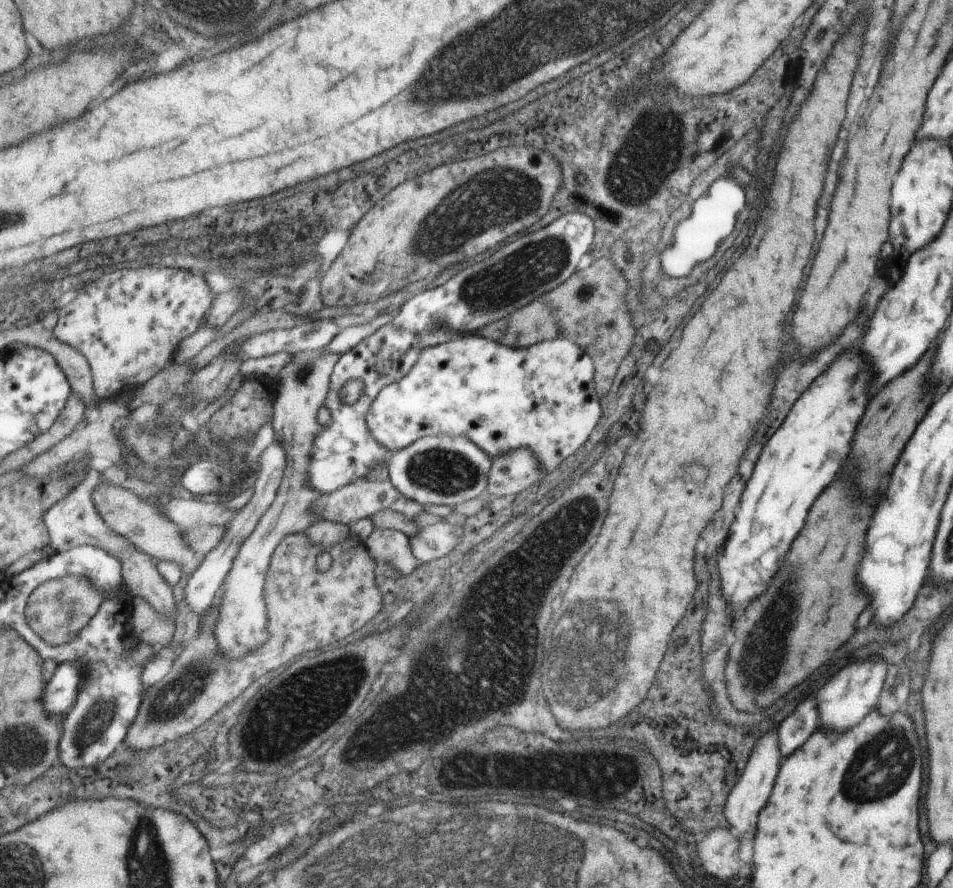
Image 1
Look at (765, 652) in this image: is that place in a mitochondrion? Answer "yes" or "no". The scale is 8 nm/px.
yes

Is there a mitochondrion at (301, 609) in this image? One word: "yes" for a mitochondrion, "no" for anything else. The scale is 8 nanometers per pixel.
no

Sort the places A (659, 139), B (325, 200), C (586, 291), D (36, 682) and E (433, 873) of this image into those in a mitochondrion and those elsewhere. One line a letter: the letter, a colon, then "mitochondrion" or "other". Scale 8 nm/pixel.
A: mitochondrion
B: other
C: mitochondrion
D: other
E: mitochondrion

